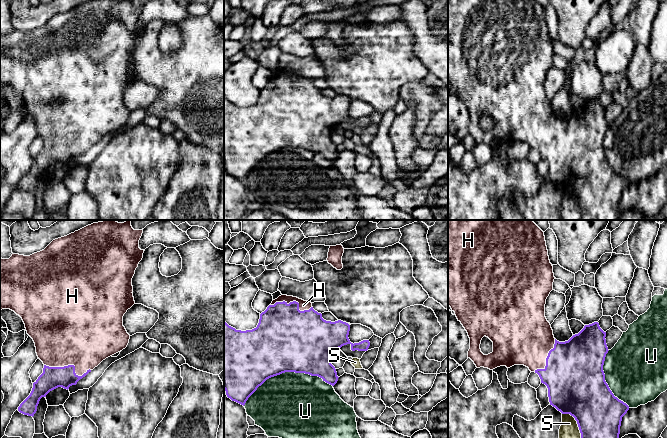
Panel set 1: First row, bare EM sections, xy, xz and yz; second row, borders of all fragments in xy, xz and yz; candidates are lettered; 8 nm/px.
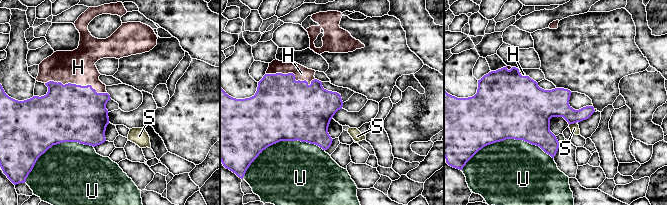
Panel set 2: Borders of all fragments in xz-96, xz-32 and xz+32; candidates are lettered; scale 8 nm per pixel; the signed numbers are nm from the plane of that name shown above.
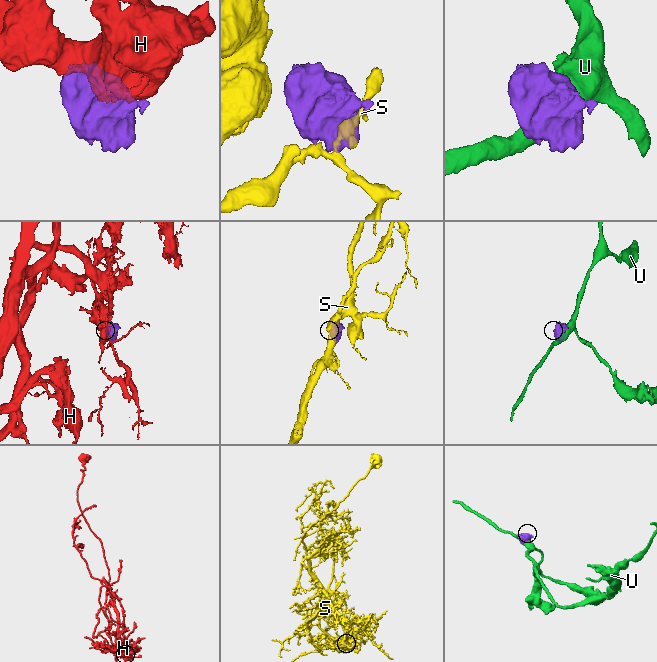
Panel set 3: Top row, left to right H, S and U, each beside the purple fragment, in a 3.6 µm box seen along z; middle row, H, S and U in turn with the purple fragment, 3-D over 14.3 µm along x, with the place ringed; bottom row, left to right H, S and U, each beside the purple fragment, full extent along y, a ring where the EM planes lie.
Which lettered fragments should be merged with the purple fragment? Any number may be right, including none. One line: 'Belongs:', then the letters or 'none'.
Belongs: H

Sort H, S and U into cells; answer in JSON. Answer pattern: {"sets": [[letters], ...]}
{"sets": [["H"], ["S"], ["U"]]}

